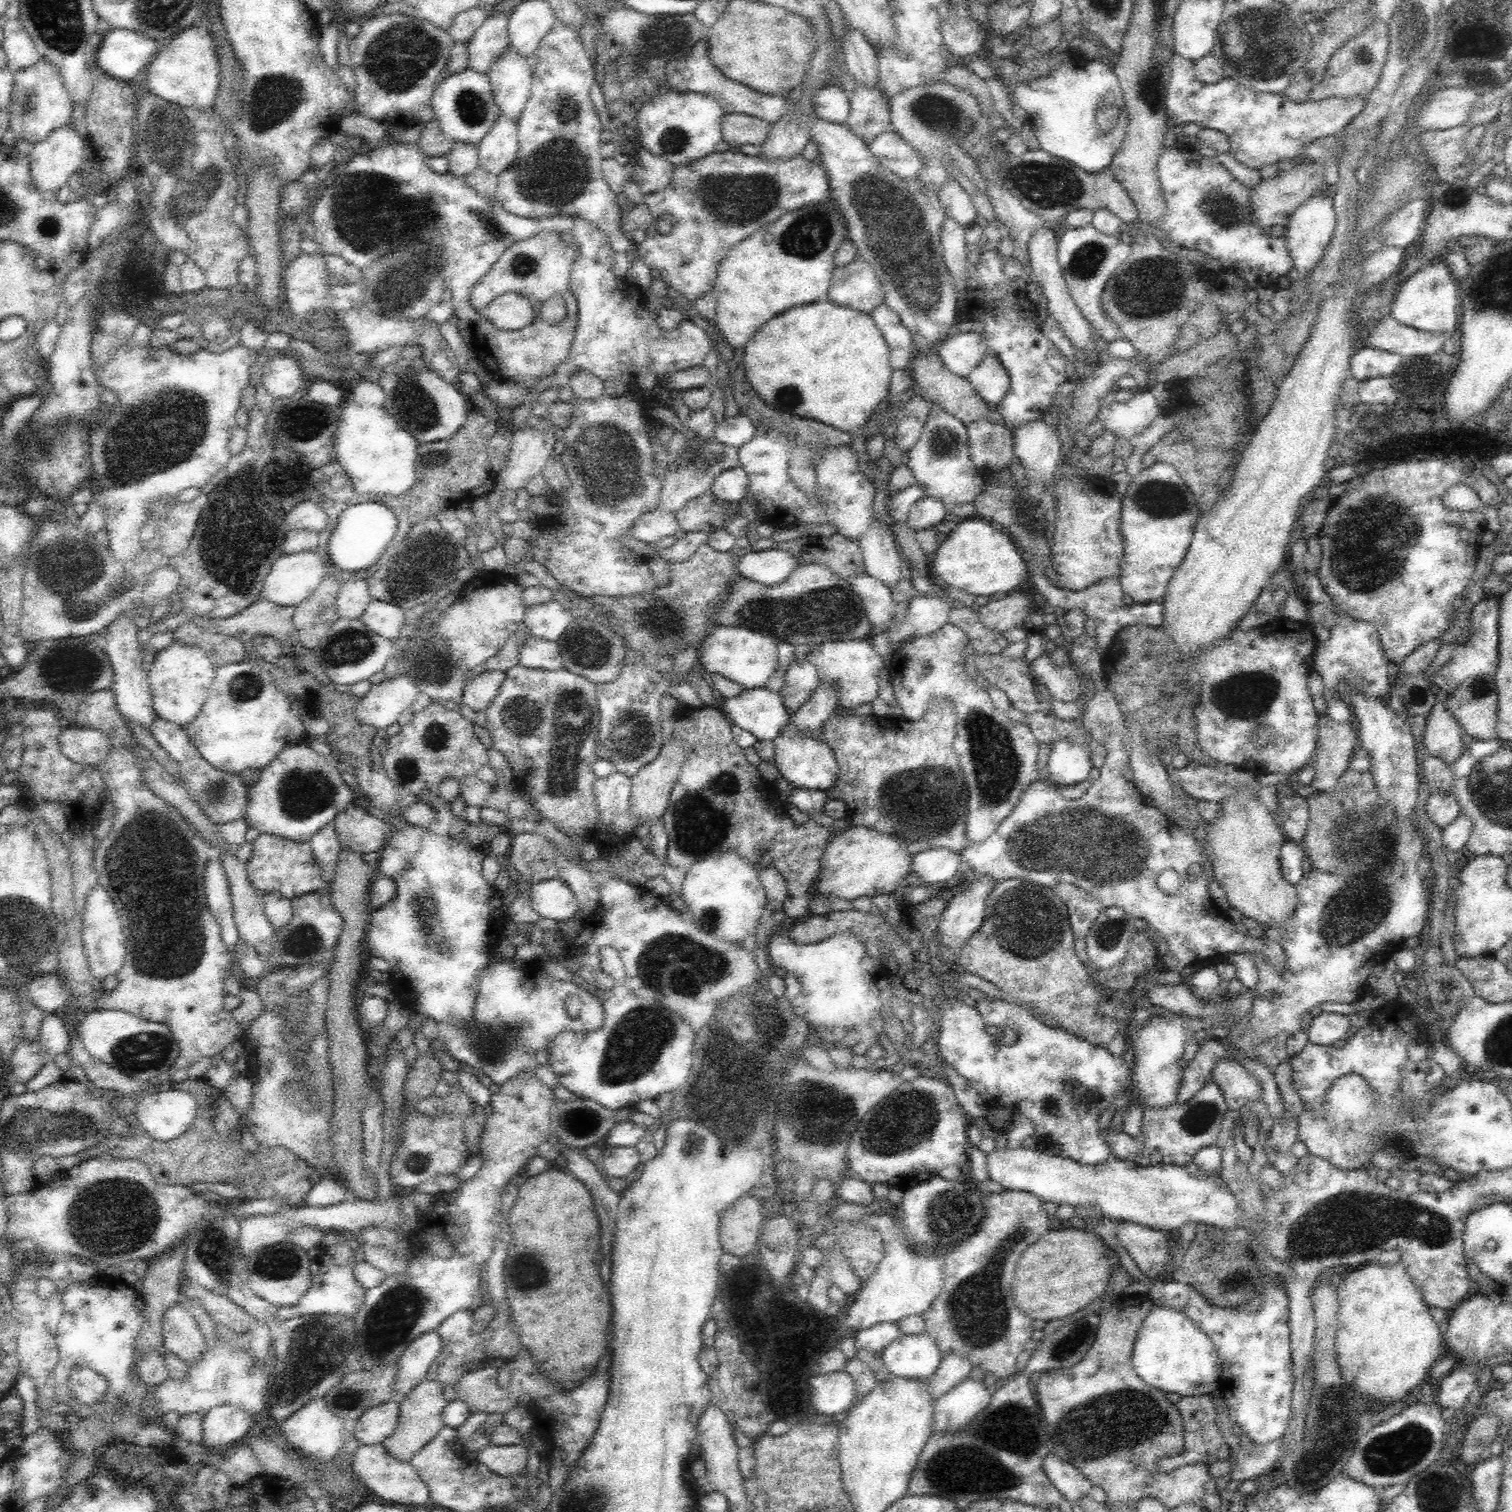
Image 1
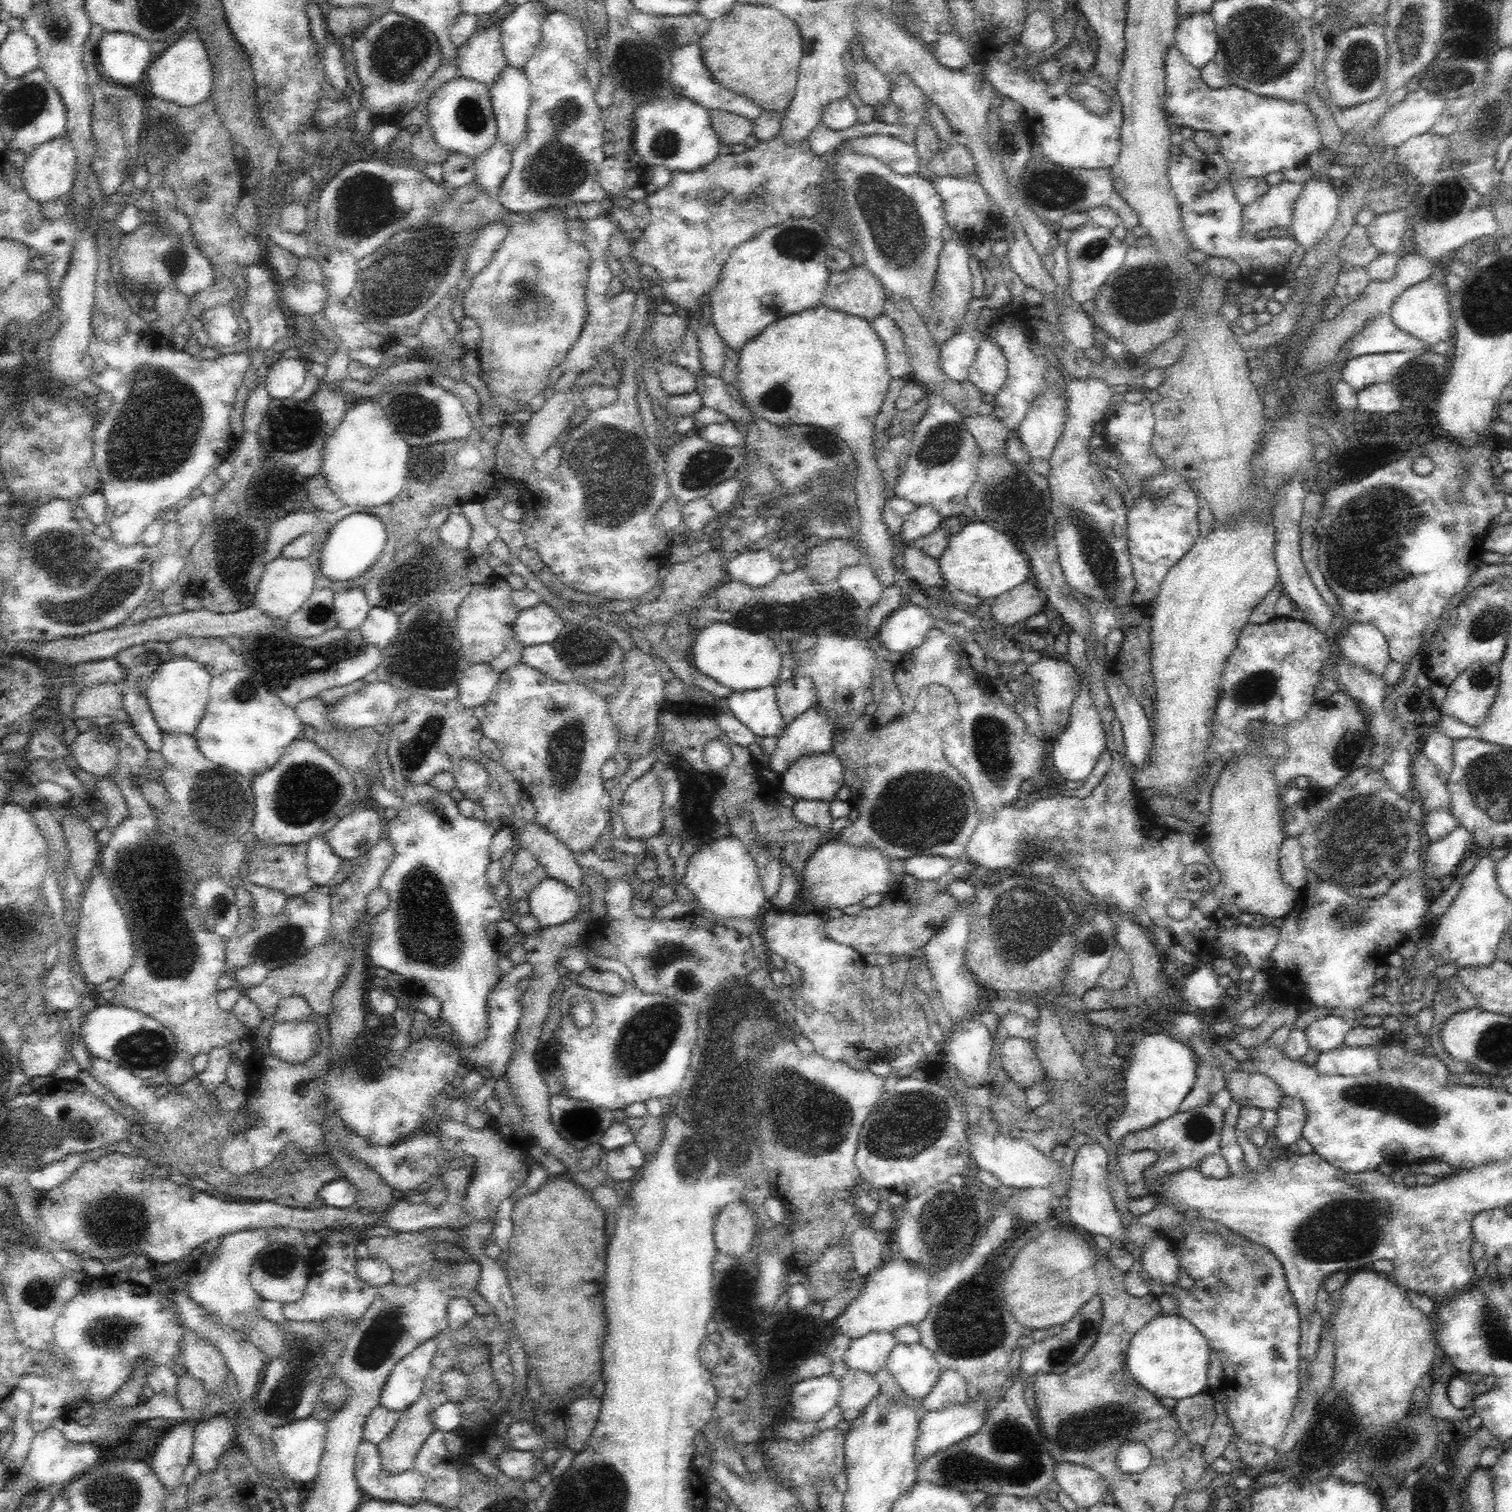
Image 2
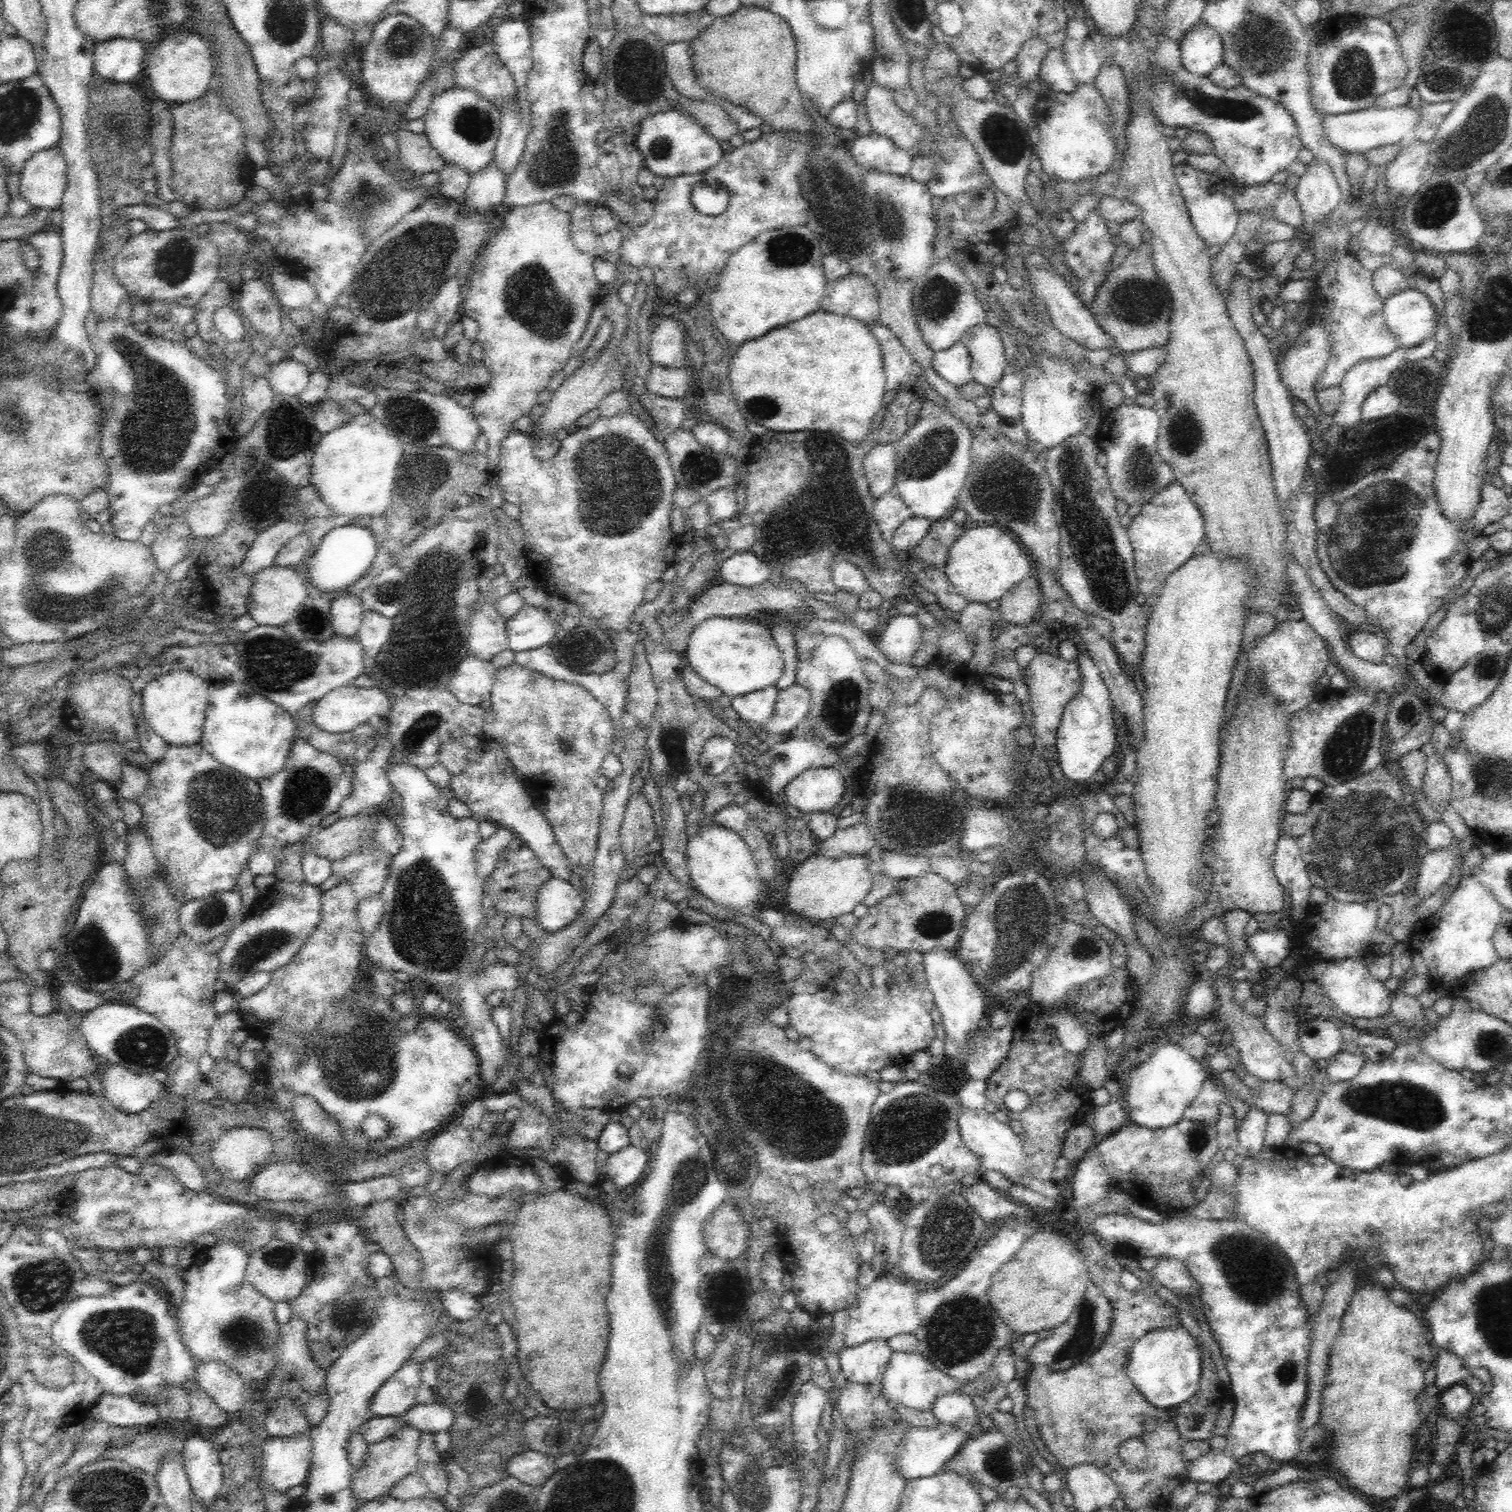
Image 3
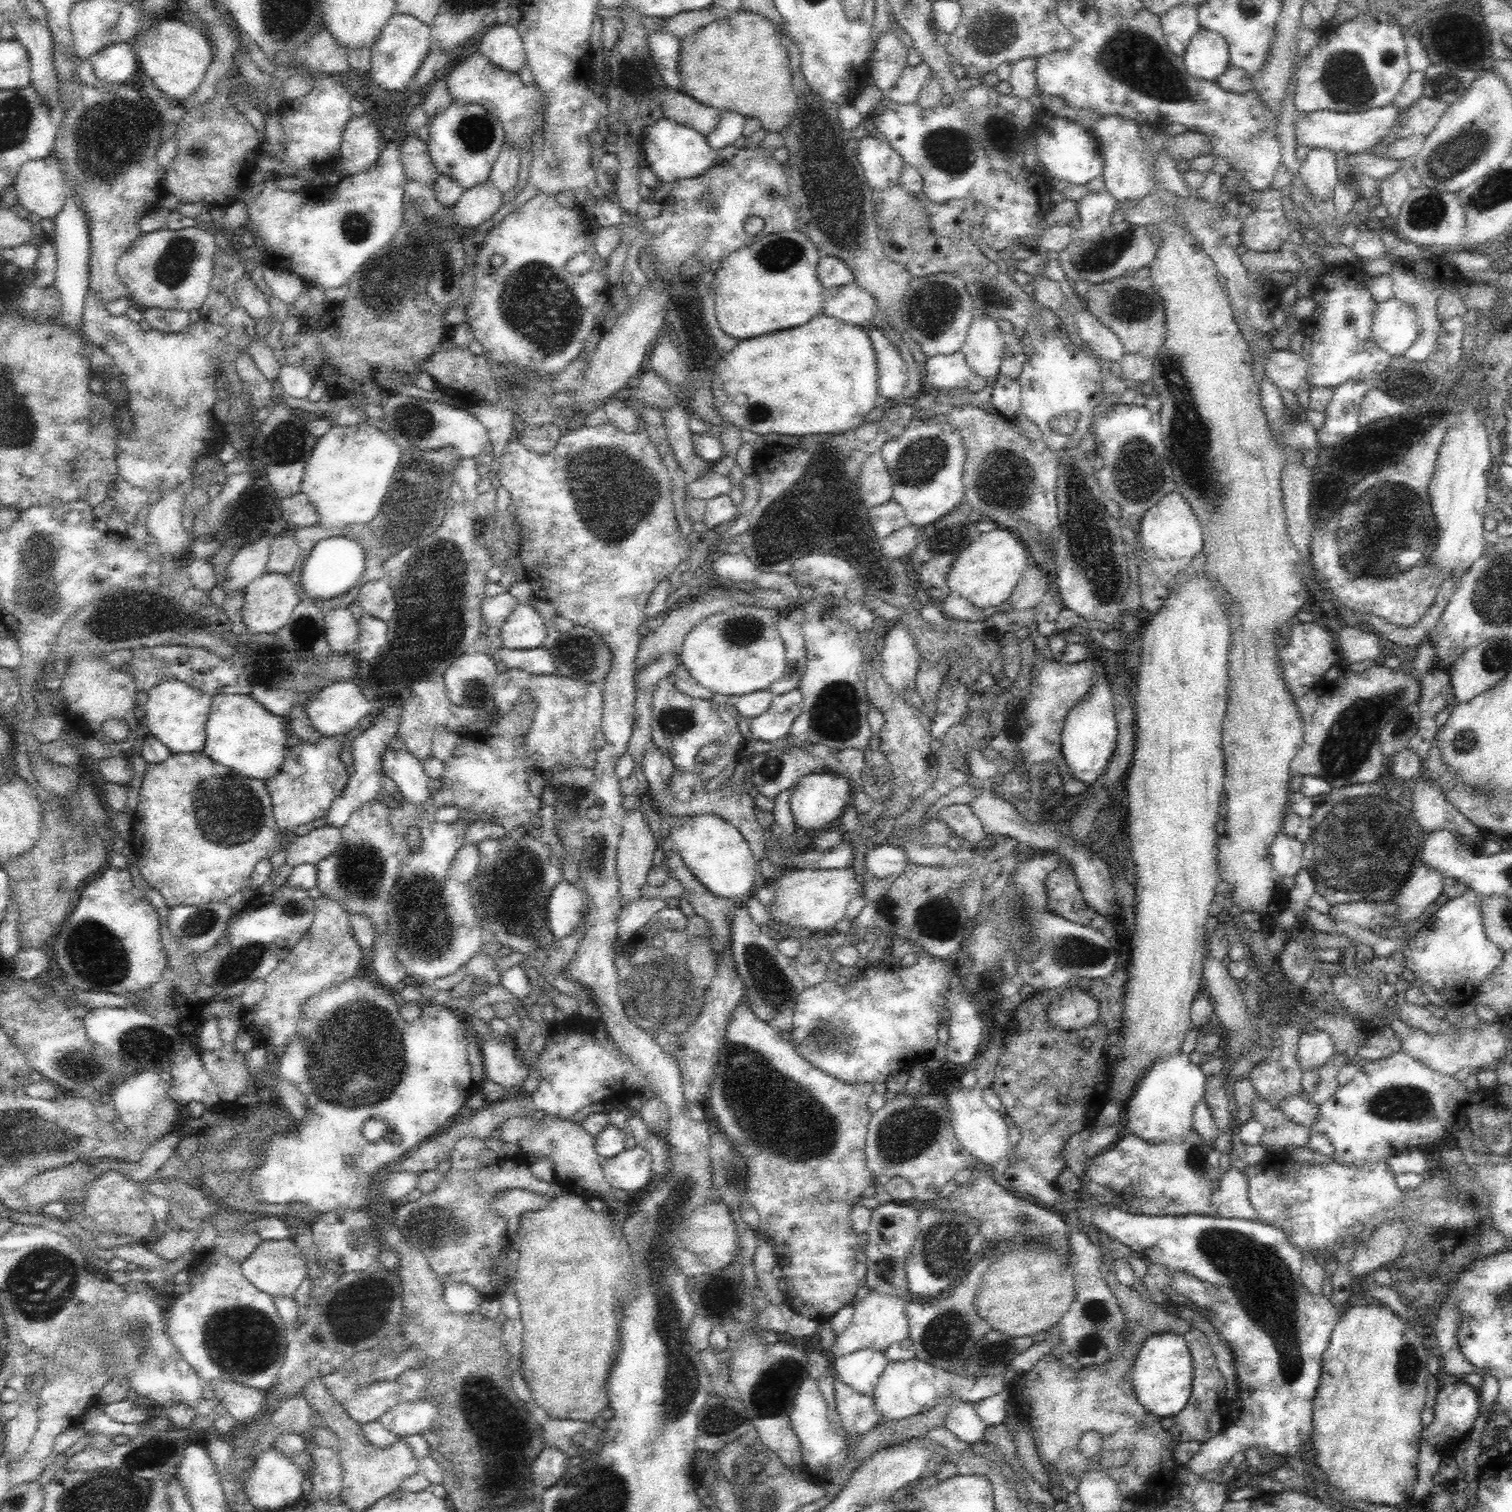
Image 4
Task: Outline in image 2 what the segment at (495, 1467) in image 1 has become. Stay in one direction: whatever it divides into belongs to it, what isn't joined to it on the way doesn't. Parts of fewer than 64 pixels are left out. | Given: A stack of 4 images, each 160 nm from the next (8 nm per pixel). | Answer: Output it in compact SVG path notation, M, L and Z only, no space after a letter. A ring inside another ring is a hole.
M506 1449L497 1456L496 1465L506 1476L518 1481L534 1481L542 1473L534 1465L534 1453L527 1450Z

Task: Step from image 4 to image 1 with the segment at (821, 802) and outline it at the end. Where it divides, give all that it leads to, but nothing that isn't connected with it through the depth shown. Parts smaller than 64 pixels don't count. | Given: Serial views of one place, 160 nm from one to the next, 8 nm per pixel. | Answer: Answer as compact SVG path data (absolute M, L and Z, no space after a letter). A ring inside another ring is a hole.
M789 724L778 735L778 738L775 738L774 744L773 758L779 772L794 788L826 791L831 786L835 786L839 775L839 764L830 745L822 739L818 739L814 735L806 735L804 731Z

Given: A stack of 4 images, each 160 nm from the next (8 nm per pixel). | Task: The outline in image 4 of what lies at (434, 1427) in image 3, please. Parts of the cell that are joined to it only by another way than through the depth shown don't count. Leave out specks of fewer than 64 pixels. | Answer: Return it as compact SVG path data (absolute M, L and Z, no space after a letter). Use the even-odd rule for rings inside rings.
M419 1398L398 1403L379 1419L384 1428L400 1438L431 1430L437 1416L433 1402Z

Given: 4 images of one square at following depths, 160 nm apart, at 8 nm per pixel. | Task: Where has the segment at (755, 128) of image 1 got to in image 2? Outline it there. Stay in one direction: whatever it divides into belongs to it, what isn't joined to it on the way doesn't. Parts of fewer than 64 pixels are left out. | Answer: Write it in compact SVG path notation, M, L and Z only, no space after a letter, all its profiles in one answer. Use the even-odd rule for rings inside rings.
M709 110L712 127L716 131L716 136L722 144L744 143L747 136L752 133L754 121L744 118L739 114L726 112L725 110Z

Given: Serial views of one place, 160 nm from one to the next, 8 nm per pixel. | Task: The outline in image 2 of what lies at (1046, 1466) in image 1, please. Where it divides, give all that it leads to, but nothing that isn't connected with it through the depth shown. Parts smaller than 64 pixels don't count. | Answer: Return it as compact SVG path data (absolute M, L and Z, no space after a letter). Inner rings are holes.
M1061 1462L1055 1466L1055 1473L1056 1483L1082 1511L1102 1501L1108 1494L1108 1483L1088 1466Z

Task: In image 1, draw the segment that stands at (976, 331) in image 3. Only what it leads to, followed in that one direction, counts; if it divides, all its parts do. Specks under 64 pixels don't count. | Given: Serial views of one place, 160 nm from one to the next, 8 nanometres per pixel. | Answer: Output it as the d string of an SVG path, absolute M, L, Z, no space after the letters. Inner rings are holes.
M986 352L967 376L974 391L989 405L998 405L1010 389L1010 378L998 357Z

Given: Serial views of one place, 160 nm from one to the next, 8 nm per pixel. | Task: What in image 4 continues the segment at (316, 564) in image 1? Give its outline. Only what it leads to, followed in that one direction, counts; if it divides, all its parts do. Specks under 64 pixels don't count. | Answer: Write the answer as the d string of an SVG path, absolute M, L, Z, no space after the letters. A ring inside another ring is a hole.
M270 572L261 574L244 589L244 604L241 613L247 633L275 633L284 628L295 606L301 600L303 600L303 595L285 574Z

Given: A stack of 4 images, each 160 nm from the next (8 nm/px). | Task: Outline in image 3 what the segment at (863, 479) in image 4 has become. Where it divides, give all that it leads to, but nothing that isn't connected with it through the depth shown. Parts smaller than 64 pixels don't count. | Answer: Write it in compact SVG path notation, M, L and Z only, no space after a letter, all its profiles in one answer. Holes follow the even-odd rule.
M880 444L866 454L863 461L869 491L877 499L887 492L894 492L897 464L896 444Z

